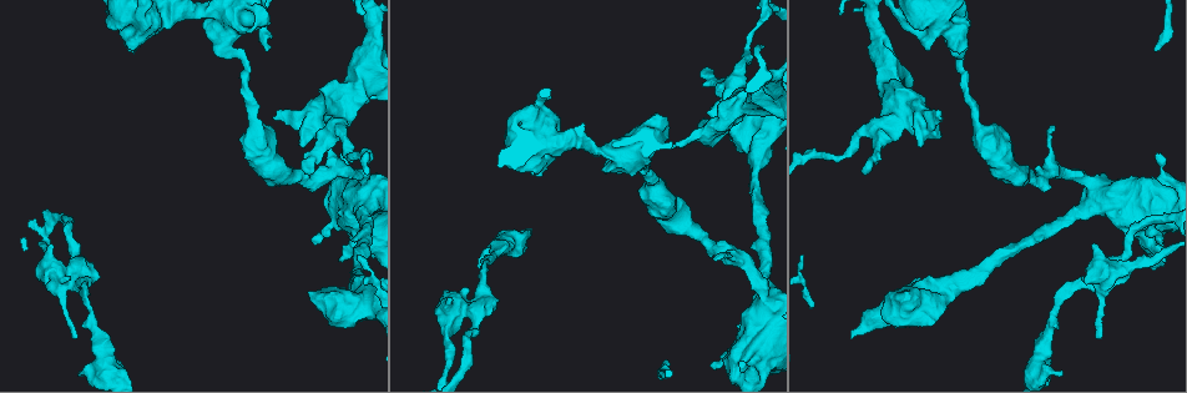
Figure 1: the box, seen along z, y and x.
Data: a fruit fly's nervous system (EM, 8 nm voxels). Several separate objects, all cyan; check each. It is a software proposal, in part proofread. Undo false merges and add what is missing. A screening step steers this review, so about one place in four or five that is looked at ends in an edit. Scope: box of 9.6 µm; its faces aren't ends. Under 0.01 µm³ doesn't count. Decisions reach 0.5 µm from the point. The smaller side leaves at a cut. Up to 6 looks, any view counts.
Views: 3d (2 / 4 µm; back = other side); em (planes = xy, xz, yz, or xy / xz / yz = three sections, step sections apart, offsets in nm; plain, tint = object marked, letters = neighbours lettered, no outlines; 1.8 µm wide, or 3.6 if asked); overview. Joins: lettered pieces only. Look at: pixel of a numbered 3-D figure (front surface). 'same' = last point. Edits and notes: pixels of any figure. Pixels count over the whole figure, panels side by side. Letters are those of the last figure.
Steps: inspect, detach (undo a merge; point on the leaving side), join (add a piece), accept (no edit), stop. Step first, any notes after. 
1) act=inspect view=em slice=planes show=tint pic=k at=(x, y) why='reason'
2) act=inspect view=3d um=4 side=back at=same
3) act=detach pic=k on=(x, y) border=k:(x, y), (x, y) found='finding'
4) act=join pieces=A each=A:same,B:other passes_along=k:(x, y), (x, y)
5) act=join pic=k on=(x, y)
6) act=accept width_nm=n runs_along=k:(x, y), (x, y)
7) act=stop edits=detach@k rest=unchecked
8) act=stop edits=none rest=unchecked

act=inspect view=em slice=planes show=letters pic=1 at=(344, 260) why='thick end'

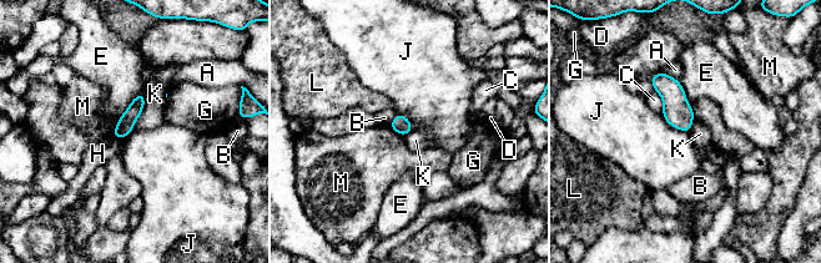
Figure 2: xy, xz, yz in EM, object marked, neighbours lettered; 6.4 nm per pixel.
act=accept each=A:other,B:other,C:other,D:other,E:other,G:other,H:other,J:other,K:other,L:other,M:other found='none of them fits'

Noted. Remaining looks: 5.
act=inspect view=em slice=yz step=4 show=letters pic=1 at=(268, 49) why='branch stops here'

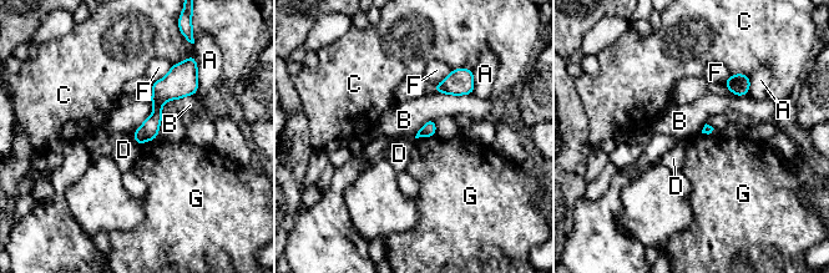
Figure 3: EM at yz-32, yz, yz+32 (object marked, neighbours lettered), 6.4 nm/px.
act=inspect view=em slice=planes show=letters at=same

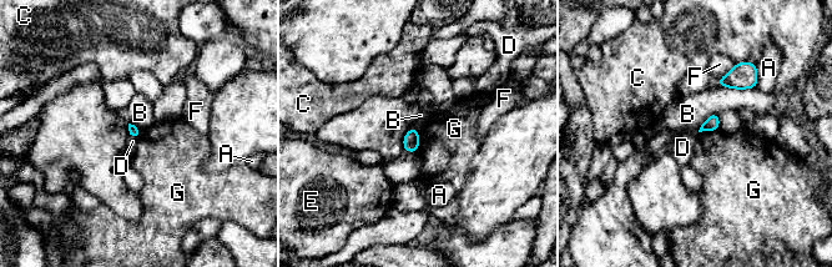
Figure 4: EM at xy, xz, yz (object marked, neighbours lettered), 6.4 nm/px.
act=accept each=A:other,B:other,C:other,D:other,E:other,F:other,G:other border=4:(717, 84), (736, 89), (756, 87) found='none of them fits'

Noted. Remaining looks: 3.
act=inspect view=em um=3.6 slice=xy step=4 show=tint pic=1 at=(221, 26) why='four-way junction'

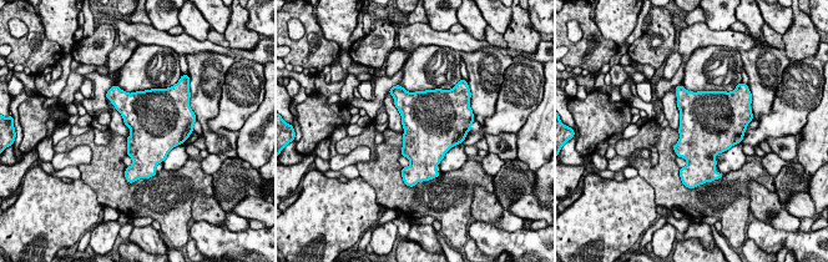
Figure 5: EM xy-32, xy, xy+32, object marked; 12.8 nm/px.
act=inspect view=em um=3.6 slice=planes show=letters at=same

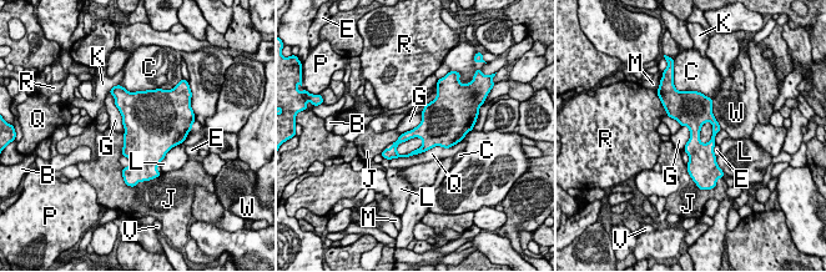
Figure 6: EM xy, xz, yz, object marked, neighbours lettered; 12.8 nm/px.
act=accept each=B:other,C:other,E:other,G:other,J:other,K:other,L:other,M:other,P:other,Q:other,R:other,V:other,W:other border=6:(112, 96), (121, 114), (124, 134) found='one cell here'

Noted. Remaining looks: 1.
act=stop edits=none rest=unchecked

